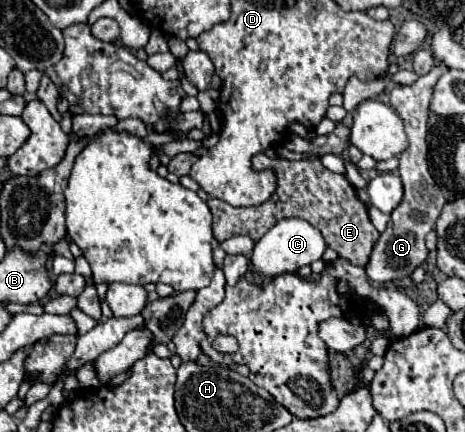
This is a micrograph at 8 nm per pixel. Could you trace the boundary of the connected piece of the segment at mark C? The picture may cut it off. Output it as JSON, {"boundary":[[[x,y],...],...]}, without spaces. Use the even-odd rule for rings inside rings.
{"boundary":[[[281,219],[277,221],[253,247],[253,255],[251,255],[251,263],[253,269],[257,273],[269,275],[269,277],[277,277],[283,273],[297,273],[299,267],[303,265],[311,265],[313,261],[321,259],[323,251],[327,249],[323,235],[317,227],[313,227],[311,223],[303,221],[303,219]]]}

